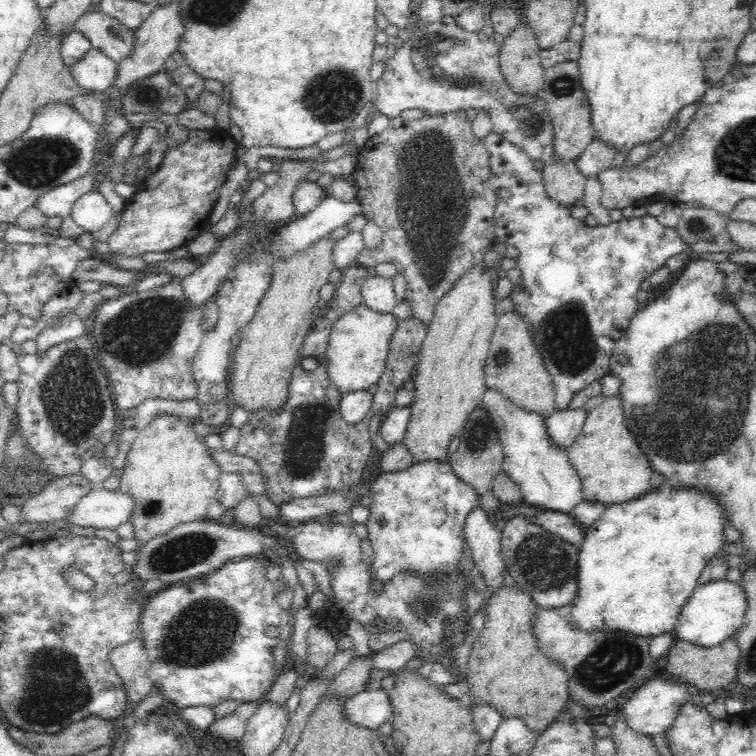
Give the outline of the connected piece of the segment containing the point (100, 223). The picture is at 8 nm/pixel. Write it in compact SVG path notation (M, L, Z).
M96 190L76 200L72 205L70 216L80 228L94 235L101 228L112 225L114 221L114 214L108 201Z

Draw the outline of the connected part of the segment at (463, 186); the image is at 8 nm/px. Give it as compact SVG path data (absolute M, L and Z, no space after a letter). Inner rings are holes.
M464 110L447 113L446 115L424 115L418 120L403 120L401 117L390 119L390 125L379 134L361 138L361 153L357 155L356 170L353 175L356 179L356 197L363 208L363 215L374 224L380 226L383 237L381 242L373 249L366 249L357 256L356 263L366 266L370 269L380 262L392 262L397 272L400 272L406 279L407 290L405 299L410 303L412 312L417 320L420 320L426 326L430 326L434 318L435 308L438 301L452 288L452 284L460 279L460 276L472 266L484 260L484 254L488 248L493 246L495 241L494 215L496 210L496 192L489 184L489 162L485 139L478 138L472 130L472 121Z

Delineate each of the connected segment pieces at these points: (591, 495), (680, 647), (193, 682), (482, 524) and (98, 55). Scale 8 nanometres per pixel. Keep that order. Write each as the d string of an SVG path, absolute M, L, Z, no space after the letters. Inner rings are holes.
M620 395L605 397L596 408L587 412L581 433L567 448L568 460L582 479L584 501L602 504L628 502L651 490L652 470L635 436L625 421Z
M728 636L716 646L700 646L692 644L687 640L677 638L676 642L670 647L668 652L668 664L666 670L676 676L678 680L688 684L693 691L700 692L703 690L718 690L721 687L729 686L737 678L737 668L740 664L741 651L738 641L733 636Z
M260 555L256 557L244 557L229 561L222 568L218 568L212 573L205 574L202 578L189 581L188 583L180 582L174 585L167 586L159 594L153 598L145 599L143 611L140 615L140 638L143 640L144 648L150 659L150 668L148 670L148 678L153 682L155 688L159 688L160 692L166 698L169 698L177 709L183 709L190 706L216 706L225 700L241 700L241 702L260 701L265 694L270 690L272 683L276 678L276 658L274 652L278 650L286 650L292 634L292 610L280 607L277 603L279 596L279 586L272 583L267 578L266 558ZM268 626L277 626L280 634L277 638L270 639L264 635L264 630Z
M479 496L478 504L468 512L463 532L468 549L470 549L474 559L474 571L482 572L486 585L490 586L493 591L498 591L504 584L502 570L504 570L505 563L501 554L502 543L500 543L502 534L493 526L490 517L486 515L485 508L479 504Z
M93 47L84 58L69 68L80 87L92 92L104 92L113 86L118 76L118 64Z

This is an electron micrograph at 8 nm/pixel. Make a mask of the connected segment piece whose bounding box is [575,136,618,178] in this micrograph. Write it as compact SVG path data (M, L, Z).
M594 136L590 144L580 152L575 163L584 176L596 178L598 174L610 168L617 152L618 150L611 144L606 144L603 140Z

